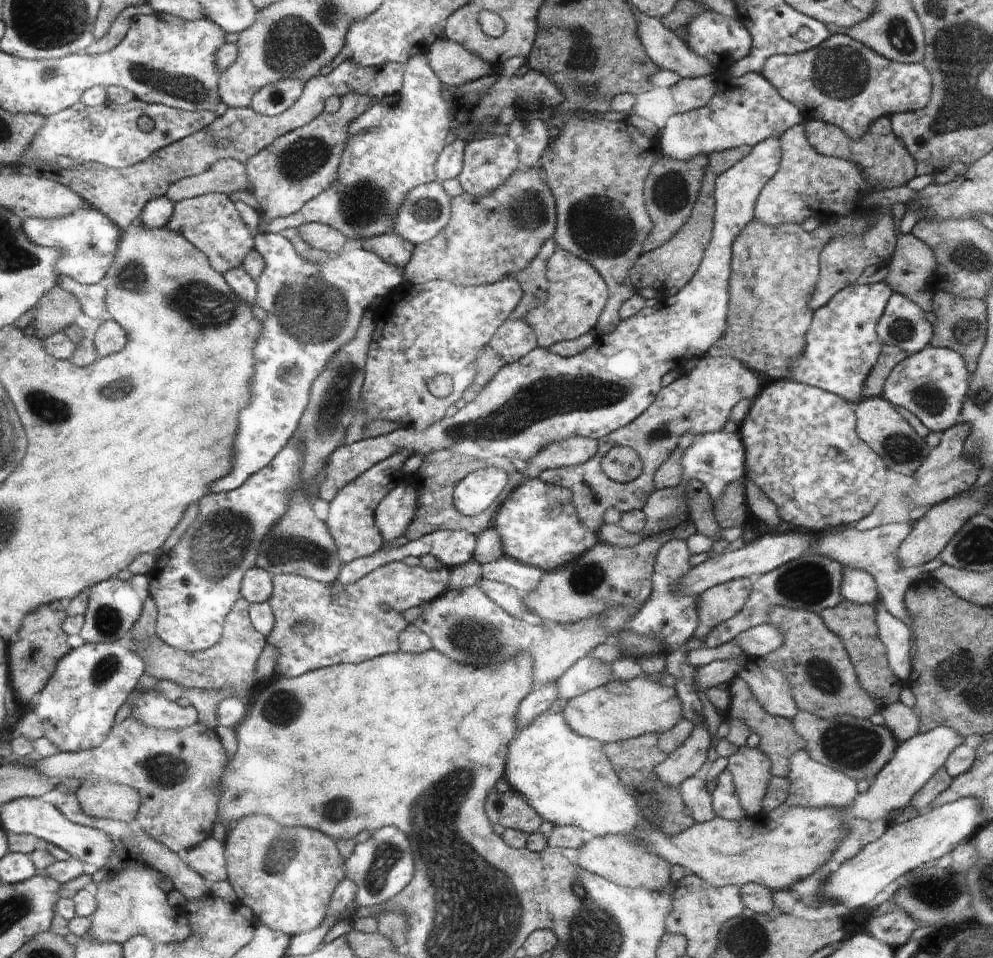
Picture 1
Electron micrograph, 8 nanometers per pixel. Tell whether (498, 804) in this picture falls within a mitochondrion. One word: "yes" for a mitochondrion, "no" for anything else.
yes

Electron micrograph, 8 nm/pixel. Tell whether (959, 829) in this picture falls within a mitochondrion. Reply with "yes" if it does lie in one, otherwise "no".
no

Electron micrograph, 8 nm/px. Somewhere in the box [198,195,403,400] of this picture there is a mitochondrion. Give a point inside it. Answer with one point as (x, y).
(311, 310)

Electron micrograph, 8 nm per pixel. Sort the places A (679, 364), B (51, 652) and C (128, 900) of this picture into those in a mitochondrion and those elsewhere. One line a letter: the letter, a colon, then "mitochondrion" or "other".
A: other
B: other
C: other

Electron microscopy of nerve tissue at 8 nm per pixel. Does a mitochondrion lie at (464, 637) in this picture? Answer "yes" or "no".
yes

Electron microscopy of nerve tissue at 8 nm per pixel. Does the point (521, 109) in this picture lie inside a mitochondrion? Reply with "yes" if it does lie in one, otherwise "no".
no

